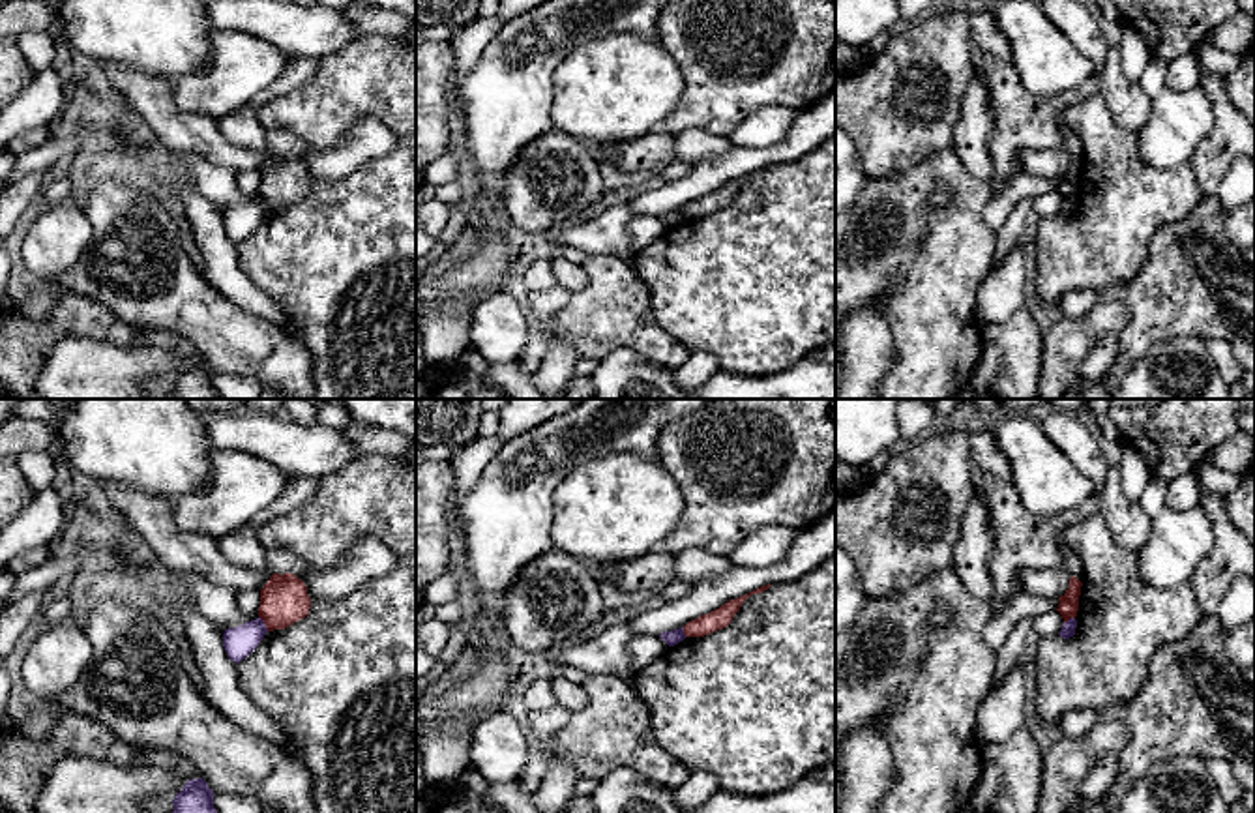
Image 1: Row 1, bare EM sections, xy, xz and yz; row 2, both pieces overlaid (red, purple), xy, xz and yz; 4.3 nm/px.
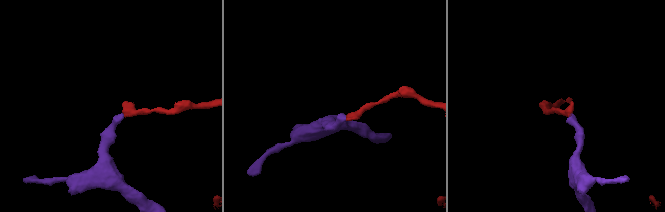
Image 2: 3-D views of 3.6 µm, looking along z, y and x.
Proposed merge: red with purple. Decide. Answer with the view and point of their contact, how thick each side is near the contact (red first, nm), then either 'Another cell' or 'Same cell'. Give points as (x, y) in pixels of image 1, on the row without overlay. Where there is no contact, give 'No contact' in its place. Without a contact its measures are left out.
Touches red at xy (265, 203). Thickness 200 nm (red) against 130 nm. Another cell

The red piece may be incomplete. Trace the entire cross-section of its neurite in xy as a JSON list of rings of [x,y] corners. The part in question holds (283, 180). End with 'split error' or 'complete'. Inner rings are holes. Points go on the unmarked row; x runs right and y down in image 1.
[[[273,154],[260,170],[258,197],[268,212],[285,210],[305,199],[311,189],[307,167],[294,154]]]; complete

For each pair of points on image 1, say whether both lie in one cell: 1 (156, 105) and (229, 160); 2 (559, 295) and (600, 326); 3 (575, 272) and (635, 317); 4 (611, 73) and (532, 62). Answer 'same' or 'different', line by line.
1: same
2: different
3: different
4: different

